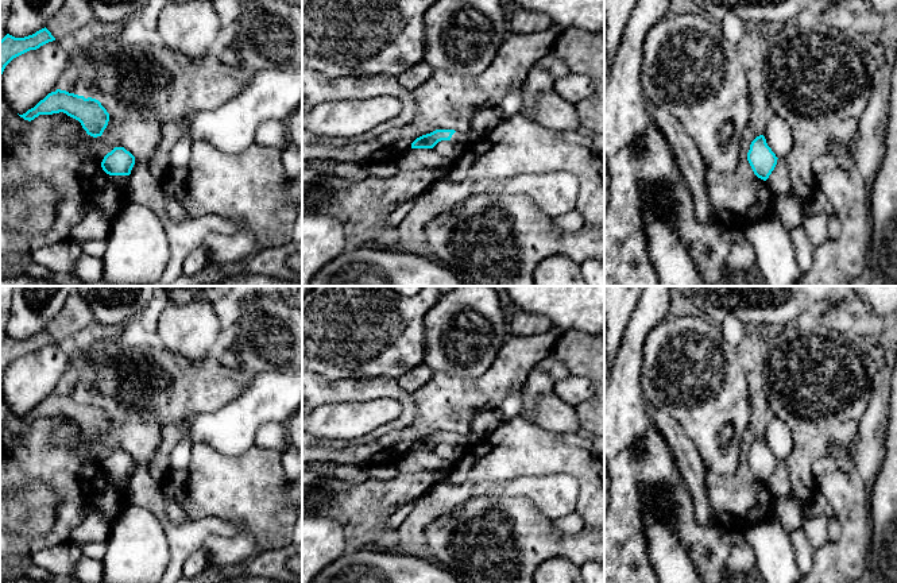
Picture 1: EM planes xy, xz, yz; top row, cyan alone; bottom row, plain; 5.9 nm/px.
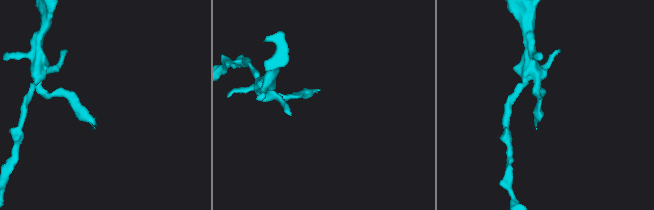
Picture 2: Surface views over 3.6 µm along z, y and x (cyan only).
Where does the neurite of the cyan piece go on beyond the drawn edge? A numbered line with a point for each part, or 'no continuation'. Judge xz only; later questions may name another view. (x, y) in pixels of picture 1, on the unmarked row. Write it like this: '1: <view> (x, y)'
1: xz (456, 440)

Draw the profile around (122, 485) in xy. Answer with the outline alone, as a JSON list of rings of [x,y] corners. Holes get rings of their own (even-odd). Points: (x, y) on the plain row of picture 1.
[[[135,462],[135,467],[134,467],[129,478],[109,478],[108,476],[109,484],[113,489],[116,489],[117,491],[127,493],[128,487],[129,487],[129,480],[135,475],[135,472],[138,471],[138,468],[139,468],[139,463]]]

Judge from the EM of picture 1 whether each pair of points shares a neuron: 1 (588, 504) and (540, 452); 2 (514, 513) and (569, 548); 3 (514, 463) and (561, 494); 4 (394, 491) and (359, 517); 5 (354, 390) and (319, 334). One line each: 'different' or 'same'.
1: same
2: same
3: different
4: same
5: different

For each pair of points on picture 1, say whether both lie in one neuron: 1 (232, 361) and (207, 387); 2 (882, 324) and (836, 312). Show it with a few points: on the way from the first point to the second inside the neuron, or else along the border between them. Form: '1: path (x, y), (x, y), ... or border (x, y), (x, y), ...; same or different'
1: border (217, 358), (224, 367), (240, 369); different
2: path (872, 324), (847, 316); same

